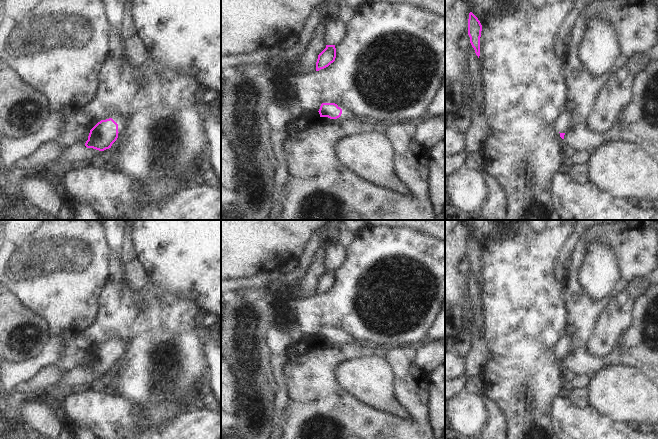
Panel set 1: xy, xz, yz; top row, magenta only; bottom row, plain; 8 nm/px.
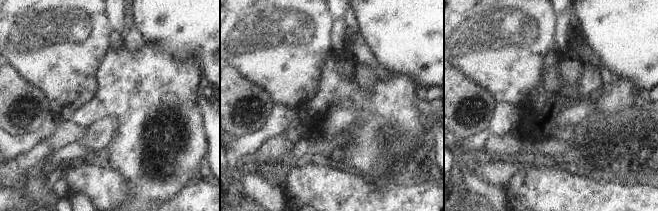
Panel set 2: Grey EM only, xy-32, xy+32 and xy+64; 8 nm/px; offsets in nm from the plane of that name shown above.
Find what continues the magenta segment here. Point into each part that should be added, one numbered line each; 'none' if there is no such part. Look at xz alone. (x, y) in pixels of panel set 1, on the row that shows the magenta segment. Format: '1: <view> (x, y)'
1: xz (346, 115)

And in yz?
1: yz (565, 118)

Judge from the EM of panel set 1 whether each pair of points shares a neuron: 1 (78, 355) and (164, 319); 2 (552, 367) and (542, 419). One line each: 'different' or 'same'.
1: different
2: same

